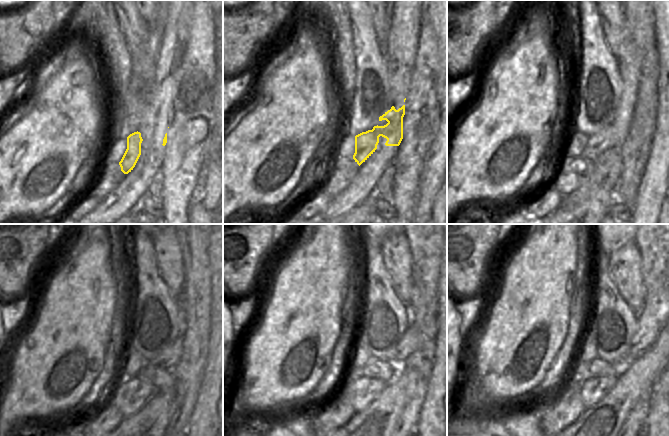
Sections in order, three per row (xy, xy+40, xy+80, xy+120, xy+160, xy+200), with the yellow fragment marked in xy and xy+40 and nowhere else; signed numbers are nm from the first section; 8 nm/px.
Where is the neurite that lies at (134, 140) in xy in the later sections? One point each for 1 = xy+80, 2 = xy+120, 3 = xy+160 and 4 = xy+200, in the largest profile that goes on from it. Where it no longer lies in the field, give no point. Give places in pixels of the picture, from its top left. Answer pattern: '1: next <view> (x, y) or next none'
1: next xy+80 (613, 136)
2: next xy+120 (169, 358)
3: next xy+160 (412, 340)
4: next xy+200 (650, 320)

